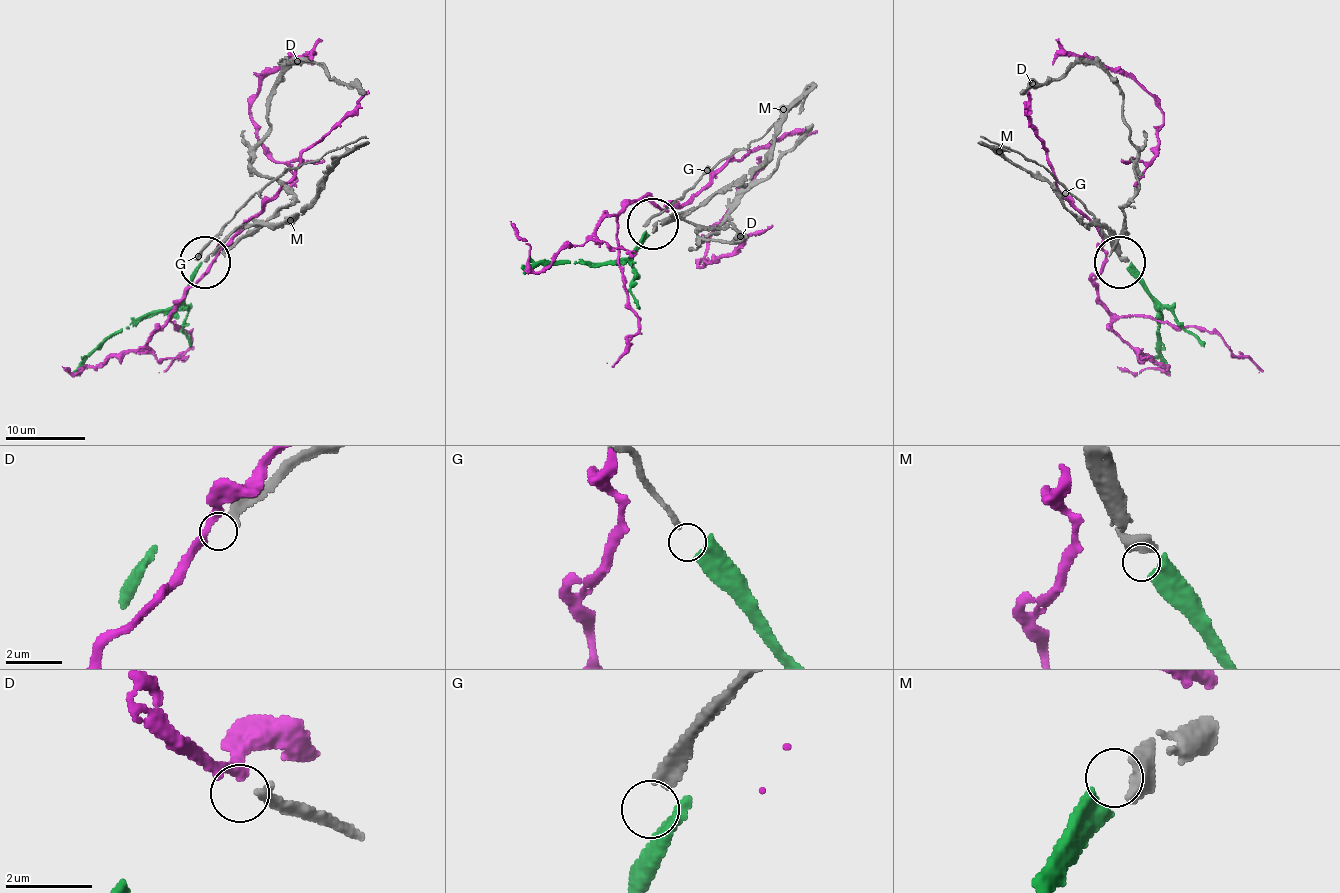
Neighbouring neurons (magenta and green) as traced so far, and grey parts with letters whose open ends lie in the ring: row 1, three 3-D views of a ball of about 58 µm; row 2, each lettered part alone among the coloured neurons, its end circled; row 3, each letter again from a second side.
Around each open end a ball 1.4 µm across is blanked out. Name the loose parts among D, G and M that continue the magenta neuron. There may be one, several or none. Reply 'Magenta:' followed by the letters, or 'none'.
Magenta: none

